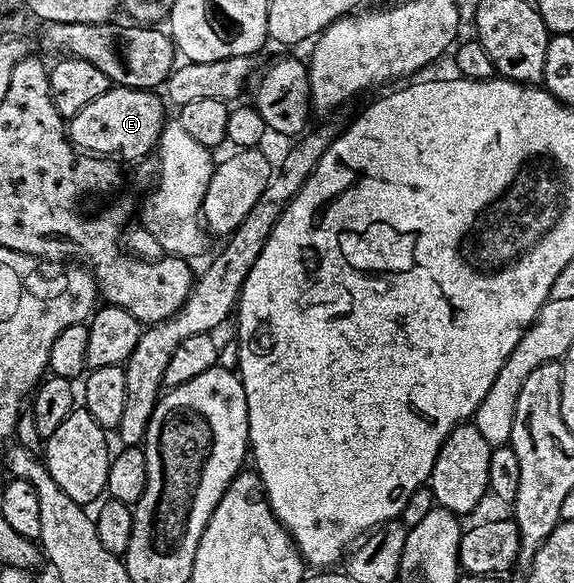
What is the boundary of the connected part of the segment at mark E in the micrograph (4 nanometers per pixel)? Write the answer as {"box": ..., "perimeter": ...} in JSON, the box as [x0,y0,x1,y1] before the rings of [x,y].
{"box":[68,86,167,161],"perimeter":[[[110,86],[109,91],[103,93],[103,97],[95,97],[95,101],[83,105],[83,109],[79,109],[79,113],[75,113],[75,117],[68,120],[69,141],[82,152],[98,157],[140,161],[156,148],[157,139],[167,120],[164,106],[166,104],[156,90]]]}

